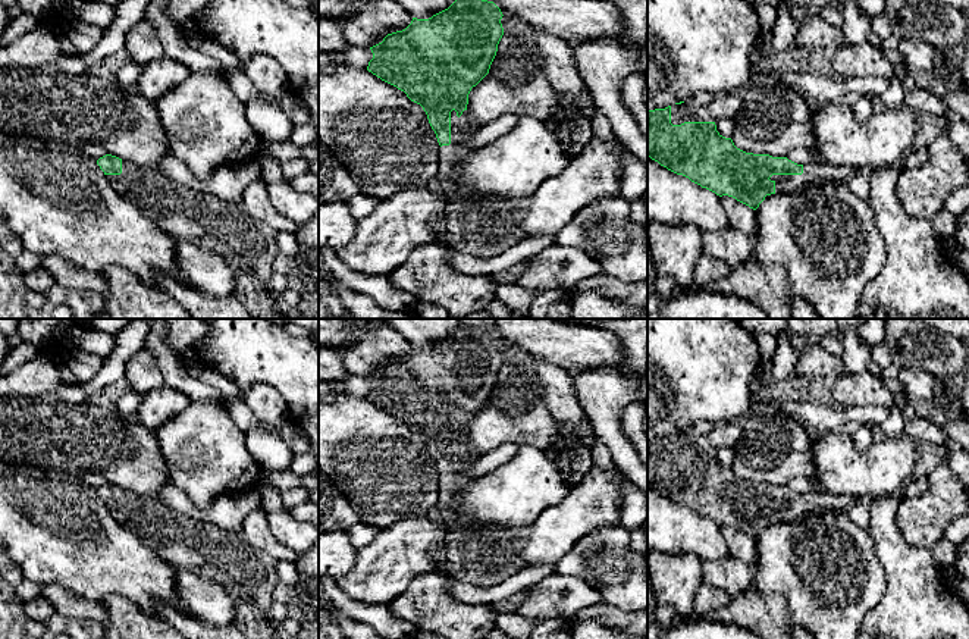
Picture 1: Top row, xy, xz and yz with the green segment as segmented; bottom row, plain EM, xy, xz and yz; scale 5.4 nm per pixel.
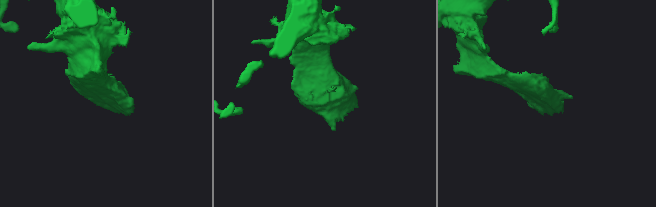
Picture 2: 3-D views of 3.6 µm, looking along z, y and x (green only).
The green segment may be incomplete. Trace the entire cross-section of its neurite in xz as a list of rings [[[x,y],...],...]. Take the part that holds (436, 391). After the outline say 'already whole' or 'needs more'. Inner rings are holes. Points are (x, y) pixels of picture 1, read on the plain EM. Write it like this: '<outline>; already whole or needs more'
[[[460,323],[448,338],[429,348],[413,347],[405,358],[388,363],[370,376],[373,388],[367,395],[369,401],[404,420],[426,441],[440,474],[438,507],[449,527],[449,558],[458,567],[452,576],[479,588],[495,588],[518,573],[517,558],[530,536],[530,526],[470,527],[462,516],[454,513],[455,492],[474,479],[461,472],[480,457],[468,445],[468,423],[489,402],[504,364],[502,345],[493,331]]]; needs more

